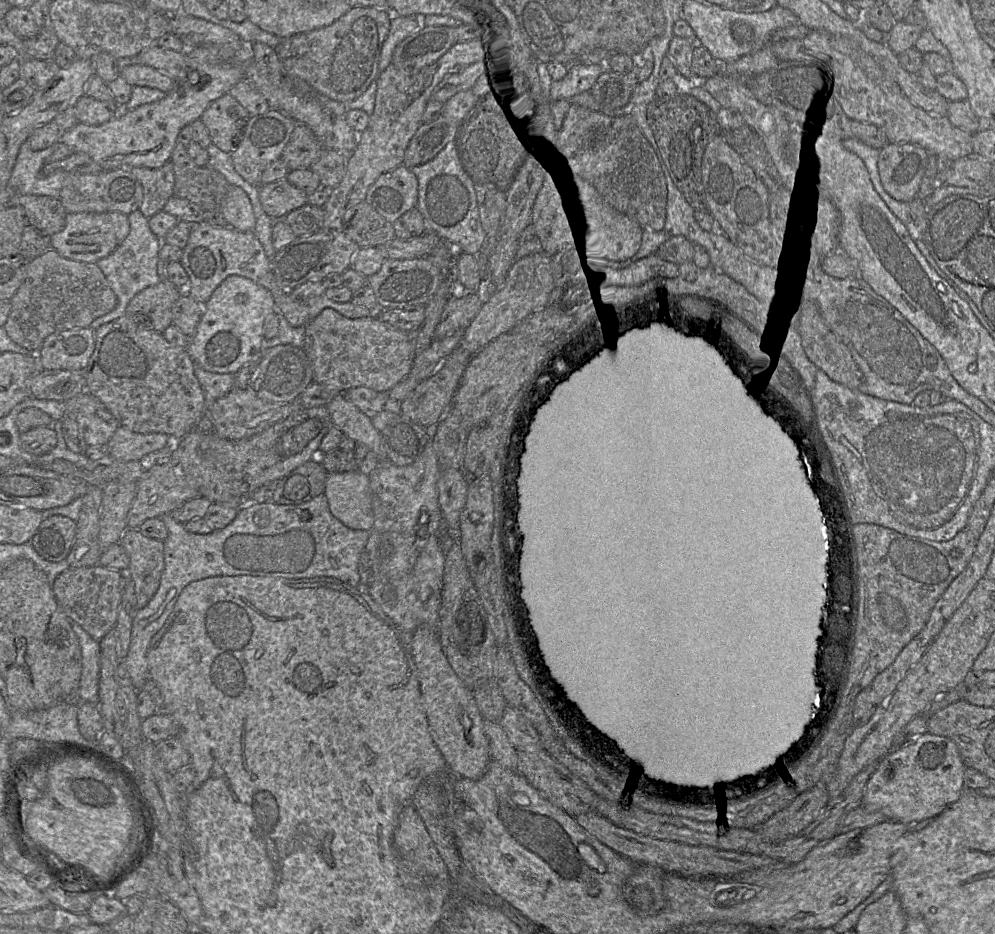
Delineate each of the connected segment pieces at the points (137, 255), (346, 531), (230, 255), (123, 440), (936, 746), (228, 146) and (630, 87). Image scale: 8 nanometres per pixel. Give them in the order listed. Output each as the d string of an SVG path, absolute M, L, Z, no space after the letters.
M140 210L129 214L128 221L130 231L125 240L111 254L96 263L115 293L117 305L112 311L98 317L91 323L89 328L94 331L100 326L125 315L127 305L137 293L160 282L157 265L162 239L151 231L149 218L145 217Z
M325 493L297 505L276 504L272 501L244 504L230 524L208 534L188 532L184 524L177 522L170 514L163 515L161 519L168 529L168 536L164 540L164 570L160 585L149 603L138 610L134 617L128 654L123 660L137 691L144 690L145 682L150 679L147 664L150 642L167 621L180 593L189 583L214 576L330 577L357 588L360 584L358 563L370 535L370 531L348 528L335 518L330 512Z
M204 221L195 223L186 246L182 249L180 263L188 275L188 284L184 290L200 304L205 304L214 290L231 275L251 279L268 289L279 310L288 323L294 327L306 326L309 321L309 307L302 299L290 295L282 289L271 271L270 260L255 236L254 232L243 232L229 226L212 226Z
M120 426L107 443L112 461L139 461L149 453L163 449L169 436L164 433L137 433Z
M927 732L894 748L879 761L866 784L861 806L868 812L881 812L888 820L907 826L933 819L965 791L965 768L952 739Z
M226 93L207 107L200 120L208 130L212 144L231 154L250 117L247 110Z
M647 60L638 61L632 71L626 74L618 74L612 71L605 71L604 73L602 73L589 90L595 101L599 104L599 112L604 114L612 114L616 110L619 110L626 106L635 88L640 83L647 80L651 75L652 71L653 62Z

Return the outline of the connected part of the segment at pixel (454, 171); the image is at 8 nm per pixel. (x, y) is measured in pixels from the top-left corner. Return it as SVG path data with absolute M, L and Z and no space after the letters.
M455 141L449 142L432 160L410 169L418 180L416 208L424 217L426 231L434 232L458 252L480 254L485 248L486 233L480 220L475 185L460 163Z

